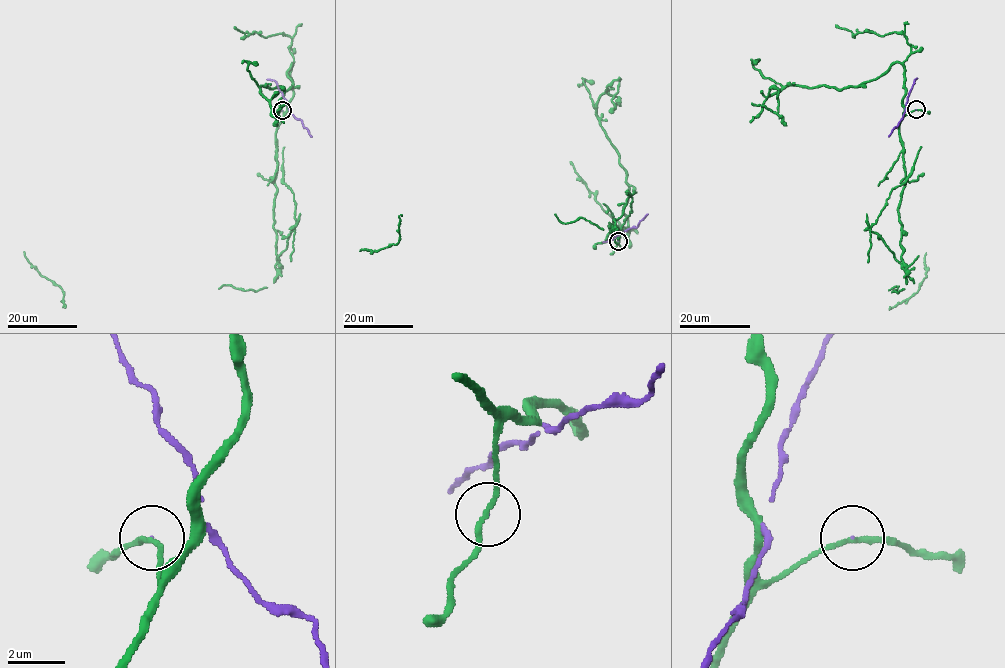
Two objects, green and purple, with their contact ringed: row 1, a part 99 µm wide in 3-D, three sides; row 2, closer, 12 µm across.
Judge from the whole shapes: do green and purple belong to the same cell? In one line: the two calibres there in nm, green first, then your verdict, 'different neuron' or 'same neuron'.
calibres 180 and 30 nm; different neuron

